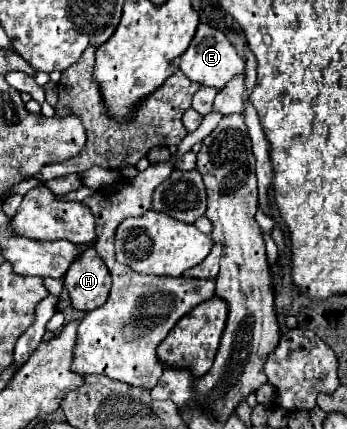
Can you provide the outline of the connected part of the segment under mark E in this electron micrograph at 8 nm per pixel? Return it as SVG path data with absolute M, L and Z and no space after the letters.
M202 23L190 43L190 47L174 61L176 67L192 81L198 81L202 85L210 85L210 87L224 87L224 83L228 83L228 79L232 79L232 75L238 75L240 71L244 71L244 59L236 53L234 45L226 39L226 35L220 29L214 29L206 23Z

